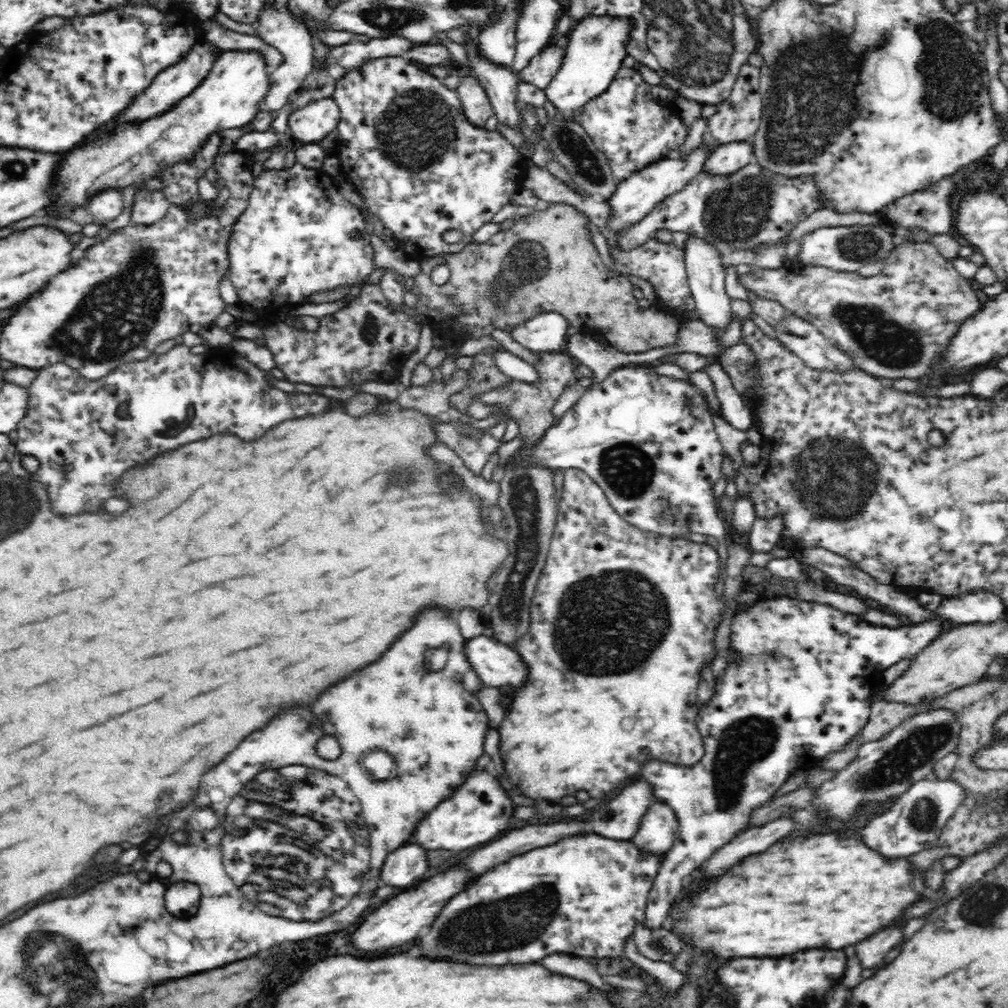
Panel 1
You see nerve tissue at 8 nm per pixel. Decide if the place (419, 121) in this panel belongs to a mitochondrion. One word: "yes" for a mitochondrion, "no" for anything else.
yes

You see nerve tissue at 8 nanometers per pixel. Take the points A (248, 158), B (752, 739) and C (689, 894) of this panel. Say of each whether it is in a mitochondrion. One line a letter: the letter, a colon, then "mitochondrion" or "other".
A: other
B: mitochondrion
C: other

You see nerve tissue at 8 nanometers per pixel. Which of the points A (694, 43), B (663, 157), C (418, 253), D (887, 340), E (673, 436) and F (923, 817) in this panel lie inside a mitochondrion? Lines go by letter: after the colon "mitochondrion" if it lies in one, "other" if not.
A: mitochondrion
B: other
C: other
D: mitochondrion
E: other
F: mitochondrion

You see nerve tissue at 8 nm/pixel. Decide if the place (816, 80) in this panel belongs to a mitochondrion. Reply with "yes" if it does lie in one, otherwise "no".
yes

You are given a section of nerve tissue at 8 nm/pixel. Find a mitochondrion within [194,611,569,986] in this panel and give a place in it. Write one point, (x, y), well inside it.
(279, 881)

